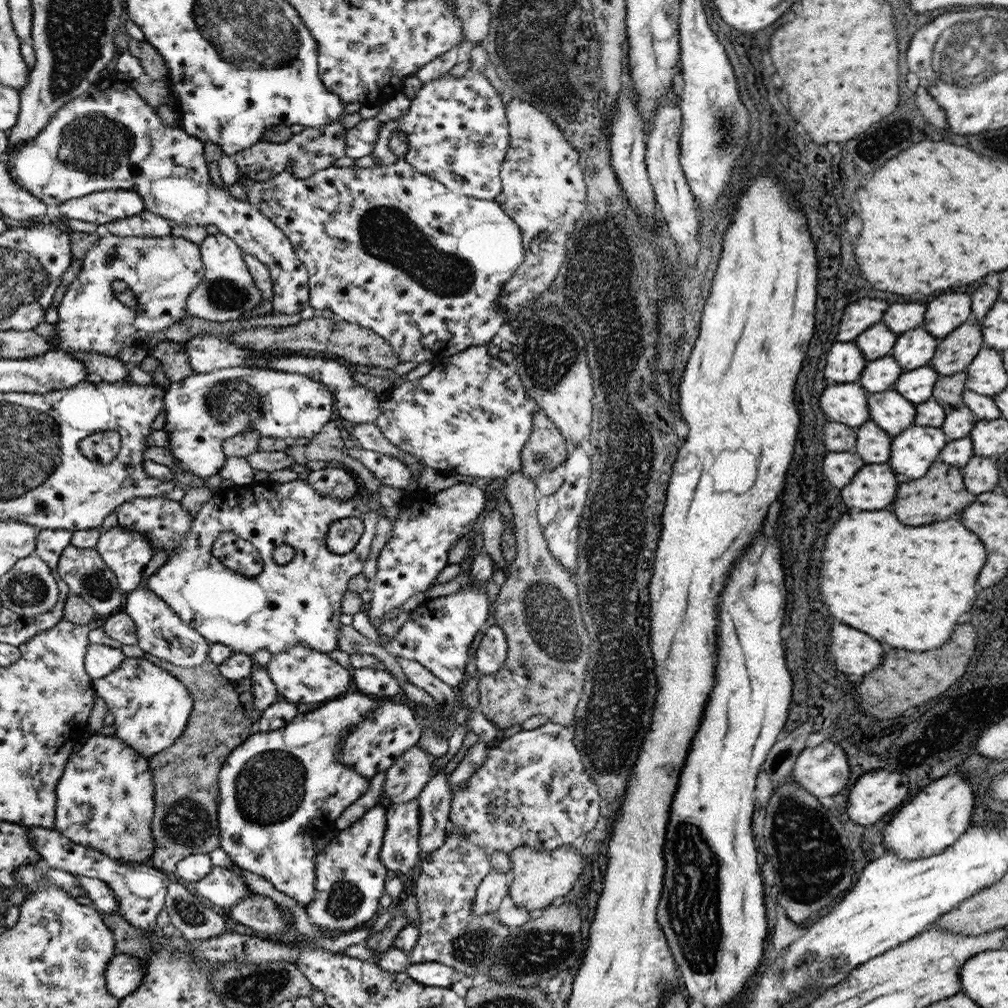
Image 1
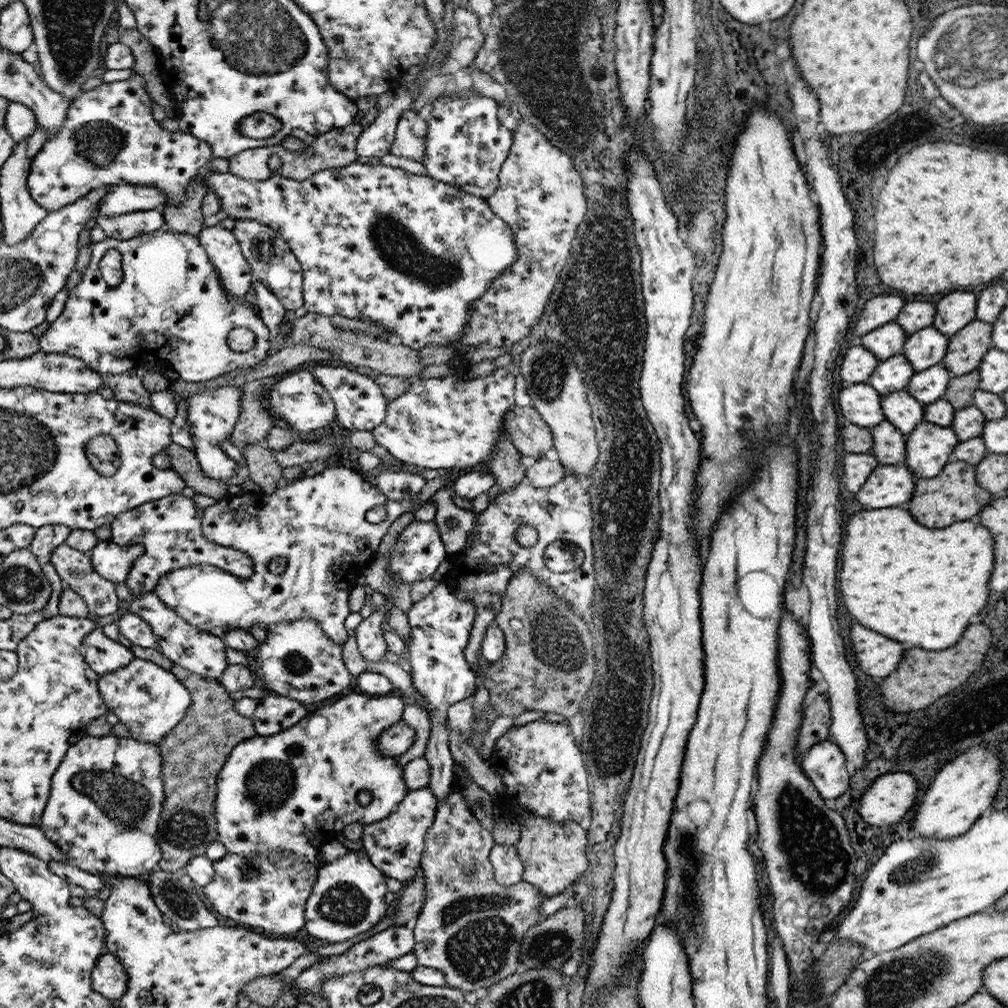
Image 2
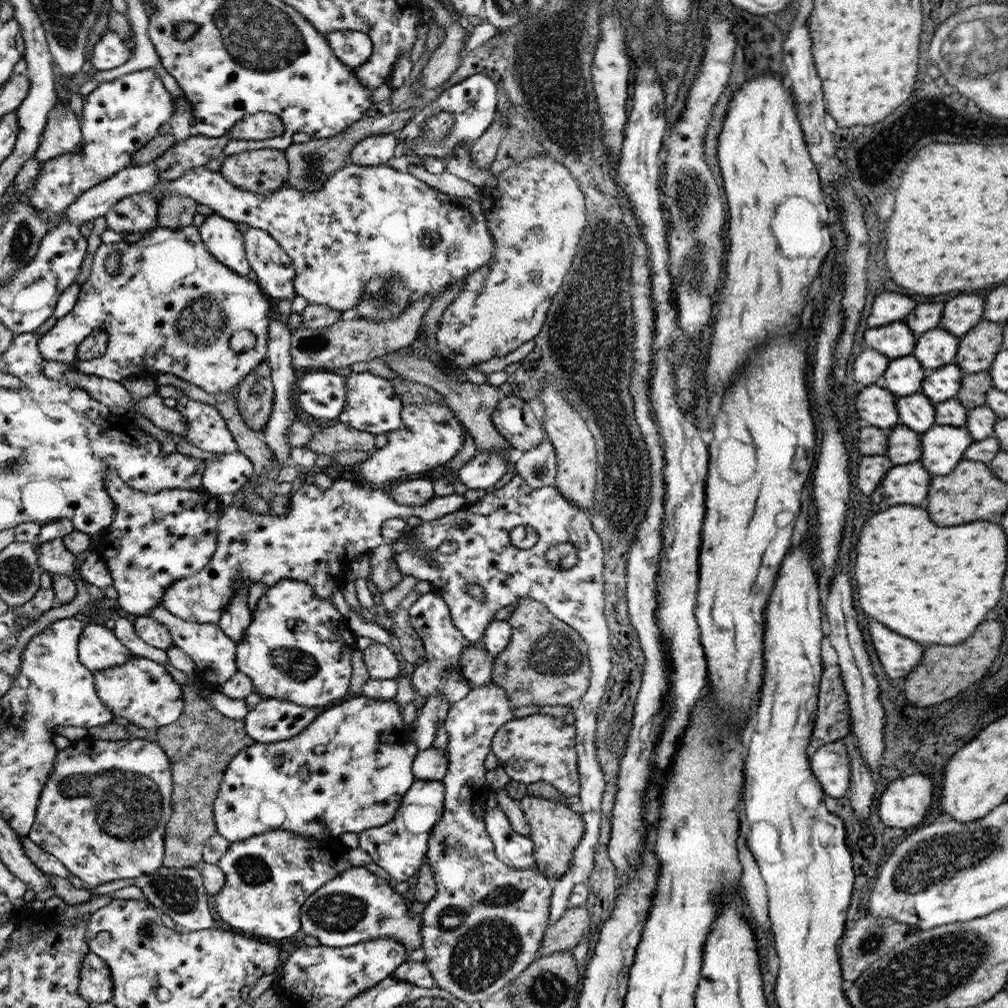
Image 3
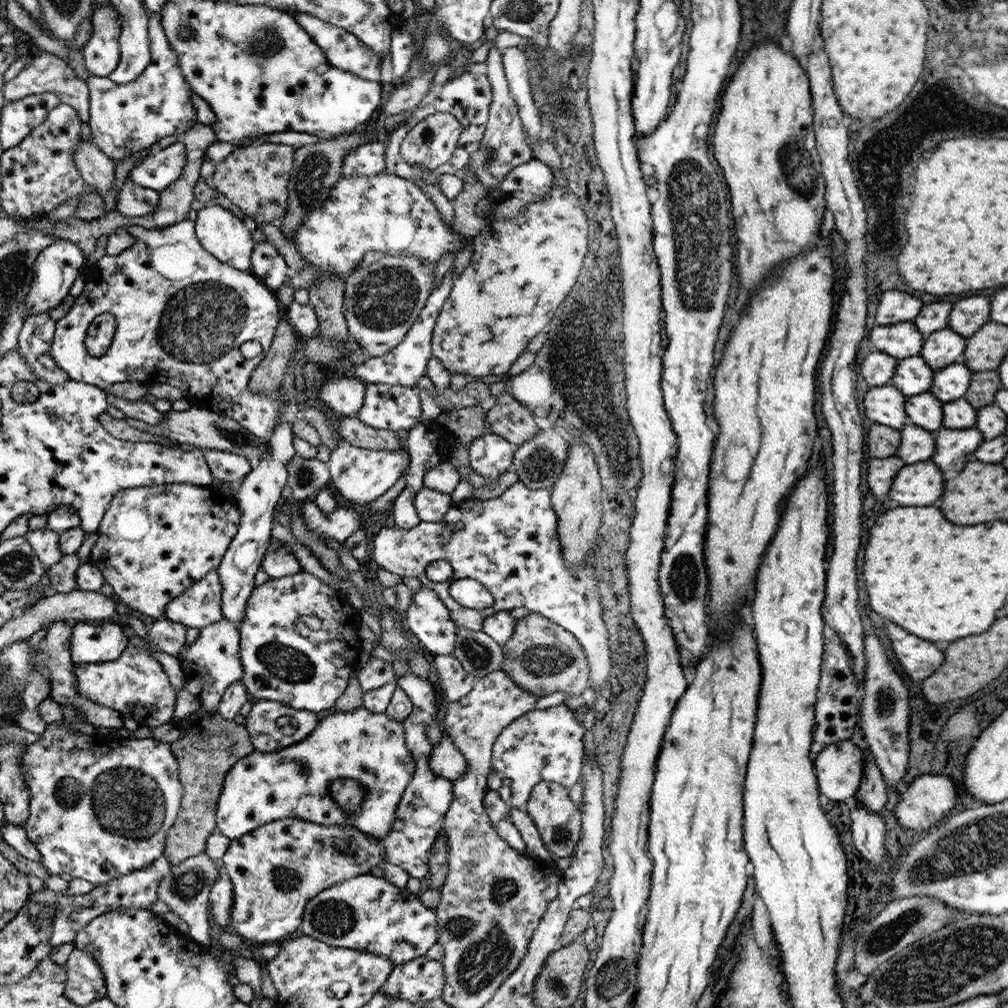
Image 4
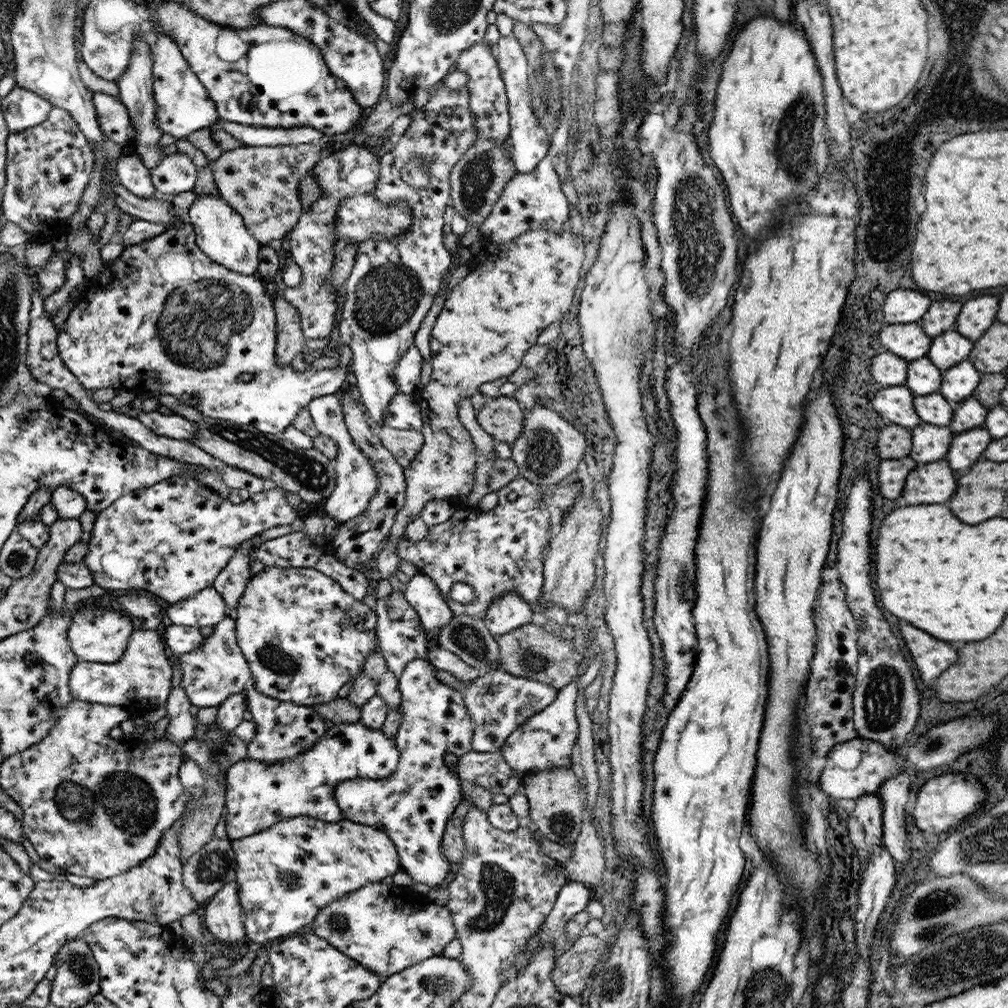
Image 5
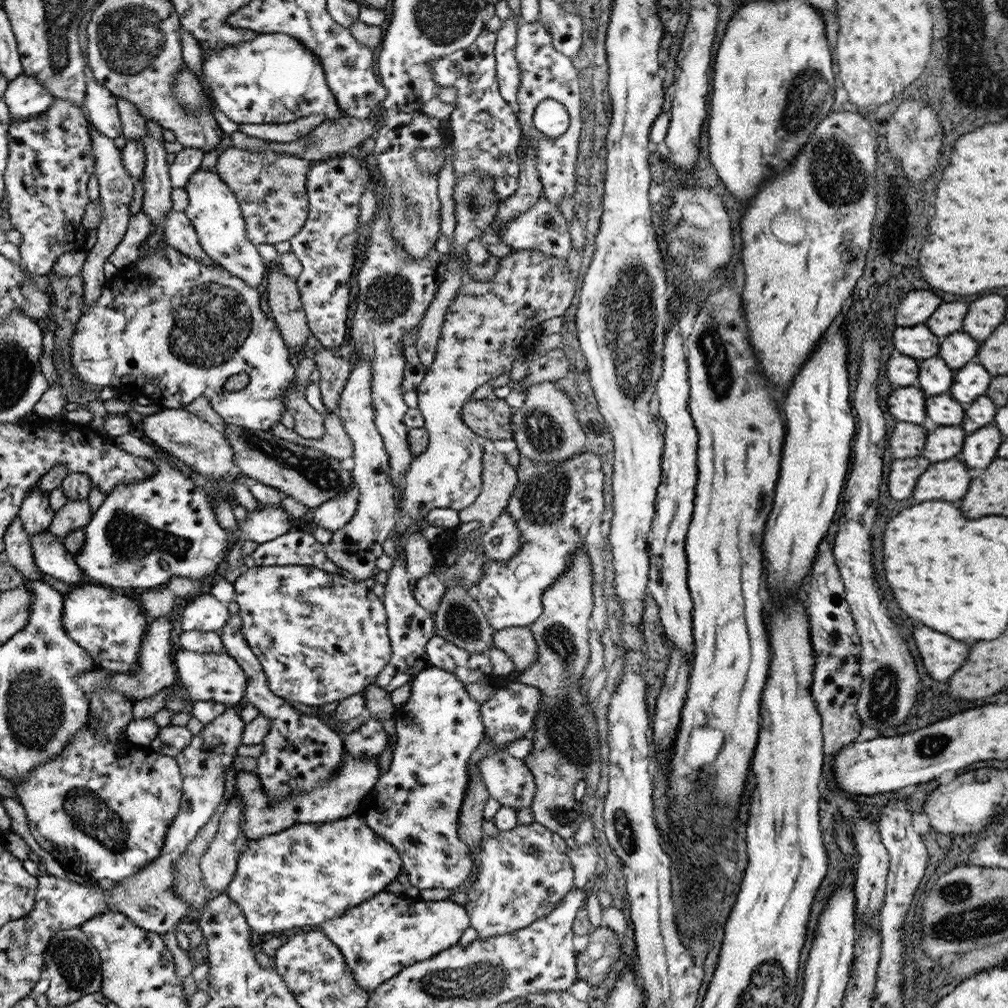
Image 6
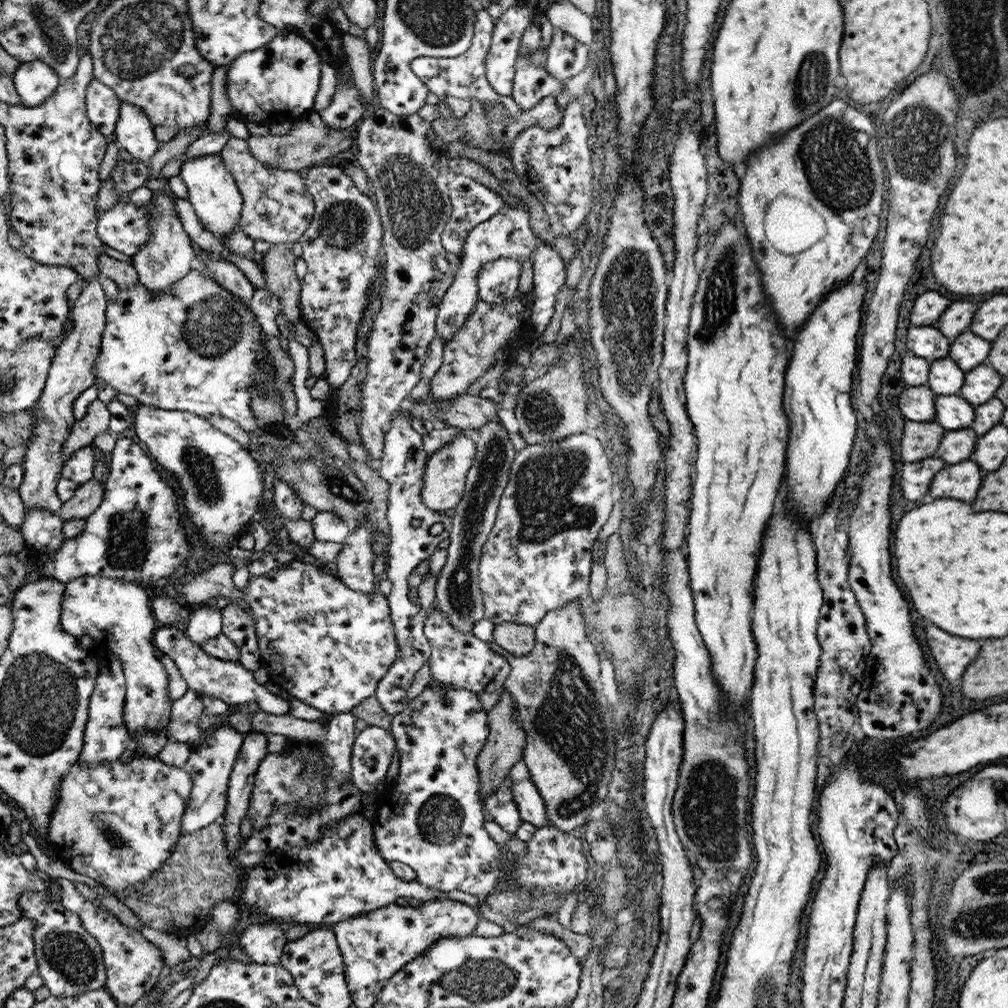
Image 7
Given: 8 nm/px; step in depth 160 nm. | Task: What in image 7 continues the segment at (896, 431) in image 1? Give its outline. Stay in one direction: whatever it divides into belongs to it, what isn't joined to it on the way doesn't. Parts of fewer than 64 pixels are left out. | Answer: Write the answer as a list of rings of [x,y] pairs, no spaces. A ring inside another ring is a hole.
[[[958,395],[935,397],[935,420],[946,431],[965,429],[975,421],[975,406]]]

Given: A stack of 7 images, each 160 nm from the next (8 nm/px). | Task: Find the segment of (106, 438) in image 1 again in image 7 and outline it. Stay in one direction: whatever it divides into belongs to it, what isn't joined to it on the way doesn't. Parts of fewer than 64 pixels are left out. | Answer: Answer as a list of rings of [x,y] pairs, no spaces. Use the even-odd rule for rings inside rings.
[[[123,437],[116,441],[111,452],[110,476],[105,485],[105,495],[101,507],[93,512],[86,520],[84,531],[76,538],[66,539],[62,546],[49,555],[42,551],[30,551],[32,569],[38,573],[38,578],[50,578],[70,582],[83,576],[101,576],[122,579],[126,582],[142,583],[157,581],[170,576],[176,568],[188,560],[192,550],[192,540],[186,536],[182,514],[178,512],[178,496],[168,480],[162,480],[156,472],[152,460],[144,454],[144,450],[135,443],[134,439]]]

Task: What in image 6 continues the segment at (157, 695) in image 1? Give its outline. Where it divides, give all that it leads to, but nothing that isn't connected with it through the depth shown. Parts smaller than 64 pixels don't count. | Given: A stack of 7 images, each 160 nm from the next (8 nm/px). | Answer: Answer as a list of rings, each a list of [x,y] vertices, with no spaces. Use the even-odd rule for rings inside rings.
[[[168,617],[157,618],[150,625],[150,630],[145,634],[142,641],[141,655],[138,657],[138,664],[135,670],[131,672],[113,672],[110,670],[103,670],[96,665],[95,668],[89,672],[81,674],[77,678],[77,683],[85,689],[86,696],[97,694],[98,691],[105,691],[106,687],[114,689],[116,692],[121,692],[122,695],[128,697],[130,700],[142,700],[149,696],[158,694],[164,688],[174,684],[176,672],[172,666],[172,648],[170,648],[170,628],[172,624],[168,622]]]

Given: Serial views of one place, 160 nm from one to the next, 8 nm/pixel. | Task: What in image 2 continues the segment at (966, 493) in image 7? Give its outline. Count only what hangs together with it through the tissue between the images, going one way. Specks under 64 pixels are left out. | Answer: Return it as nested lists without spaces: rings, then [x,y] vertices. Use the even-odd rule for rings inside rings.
[[[905,464],[879,465],[855,494],[856,500],[868,508],[900,506],[910,500],[915,481]]]

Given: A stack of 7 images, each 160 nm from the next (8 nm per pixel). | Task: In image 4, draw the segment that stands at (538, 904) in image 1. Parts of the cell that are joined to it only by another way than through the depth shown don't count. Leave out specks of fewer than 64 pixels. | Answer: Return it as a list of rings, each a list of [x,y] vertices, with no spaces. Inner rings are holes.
[[[542,781],[533,788],[529,802],[525,807],[529,817],[536,825],[537,832],[551,852],[552,858],[548,861],[557,862],[558,859],[570,857],[583,837],[582,811],[569,796],[569,789],[561,784]]]

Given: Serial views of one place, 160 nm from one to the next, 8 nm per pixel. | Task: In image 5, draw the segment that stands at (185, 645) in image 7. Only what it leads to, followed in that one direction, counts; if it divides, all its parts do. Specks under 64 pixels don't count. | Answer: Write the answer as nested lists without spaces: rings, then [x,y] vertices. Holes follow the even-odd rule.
[[[229,613],[213,629],[212,635],[206,637],[196,650],[175,657],[183,672],[180,685],[190,702],[199,708],[218,707],[229,696],[243,693],[251,681],[249,664],[237,643],[233,614]]]

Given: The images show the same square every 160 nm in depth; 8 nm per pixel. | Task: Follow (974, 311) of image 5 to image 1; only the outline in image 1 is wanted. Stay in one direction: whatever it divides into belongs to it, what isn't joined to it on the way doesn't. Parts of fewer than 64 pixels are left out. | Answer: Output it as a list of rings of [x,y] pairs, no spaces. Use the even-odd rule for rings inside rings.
[[[944,294],[938,296],[934,304],[928,304],[928,312],[921,327],[940,340],[966,323],[970,312],[968,294]]]

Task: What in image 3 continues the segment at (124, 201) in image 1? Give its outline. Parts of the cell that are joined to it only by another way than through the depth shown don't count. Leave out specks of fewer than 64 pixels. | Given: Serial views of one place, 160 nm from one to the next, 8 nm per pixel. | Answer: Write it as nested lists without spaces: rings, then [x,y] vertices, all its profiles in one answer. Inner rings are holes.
[[[346,164],[334,174],[328,176],[328,180],[324,183],[322,190],[303,192],[303,190],[294,188],[287,182],[277,191],[269,192],[268,194],[259,194],[259,192],[250,192],[249,189],[238,188],[232,181],[226,180],[222,173],[214,172],[213,169],[209,169],[207,166],[194,167],[192,170],[185,172],[180,179],[173,181],[162,180],[160,183],[157,183],[152,190],[149,190],[149,193],[155,196],[158,204],[168,193],[180,193],[190,196],[196,202],[206,204],[206,206],[212,208],[213,212],[217,215],[226,217],[228,220],[234,221],[237,224],[248,224],[250,227],[260,228],[271,233],[274,238],[280,242],[281,247],[289,253],[294,266],[296,266],[296,276],[294,280],[296,293],[303,296],[309,304],[326,305],[337,310],[340,314],[345,310],[352,310],[357,307],[359,300],[365,295],[365,292],[368,291],[369,280],[374,277],[386,279],[387,283],[388,280],[390,280],[390,283],[394,281],[404,281],[404,286],[406,286],[411,294],[411,304],[424,295],[432,295],[434,300],[438,295],[444,294],[444,292],[448,290],[448,286],[453,282],[460,281],[460,286],[462,287],[463,284],[465,284],[465,278],[468,275],[472,275],[474,271],[480,270],[486,263],[489,263],[489,260],[493,259],[496,252],[496,239],[494,239],[492,229],[489,228],[488,219],[481,203],[474,200],[467,201],[464,198],[441,193],[438,189],[429,186],[412,174],[393,169],[389,167],[388,164],[374,166]]]

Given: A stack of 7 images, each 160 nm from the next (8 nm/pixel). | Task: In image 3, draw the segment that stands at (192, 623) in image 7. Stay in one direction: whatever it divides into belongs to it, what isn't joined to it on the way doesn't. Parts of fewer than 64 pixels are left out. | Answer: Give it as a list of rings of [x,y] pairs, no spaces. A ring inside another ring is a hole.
[[[352,478],[332,480],[331,488],[324,492],[311,481],[306,484],[298,483],[290,495],[290,511],[288,515],[281,517],[271,514],[260,515],[232,504],[223,508],[218,524],[216,554],[204,570],[172,584],[165,593],[162,605],[164,609],[188,622],[219,623],[240,585],[246,583],[250,587],[255,582],[264,582],[268,588],[280,582],[282,578],[305,582],[313,588],[318,597],[324,597],[332,602],[335,593],[344,590],[345,580],[351,572],[352,560],[360,554],[370,554],[377,546],[386,542],[382,537],[382,524],[386,520],[391,518],[405,520],[409,516],[417,516],[424,521],[441,519],[442,516],[456,512],[466,505],[465,498],[455,493],[446,497],[436,495],[432,501],[420,506],[404,505],[394,501],[382,488],[372,488]]]

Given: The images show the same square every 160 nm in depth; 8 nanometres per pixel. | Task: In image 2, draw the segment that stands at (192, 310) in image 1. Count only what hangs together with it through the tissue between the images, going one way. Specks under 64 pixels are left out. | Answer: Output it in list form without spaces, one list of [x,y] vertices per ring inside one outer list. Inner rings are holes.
[[[217,224],[205,226],[197,237],[208,251],[225,291],[236,298],[251,295],[254,274],[236,234]]]

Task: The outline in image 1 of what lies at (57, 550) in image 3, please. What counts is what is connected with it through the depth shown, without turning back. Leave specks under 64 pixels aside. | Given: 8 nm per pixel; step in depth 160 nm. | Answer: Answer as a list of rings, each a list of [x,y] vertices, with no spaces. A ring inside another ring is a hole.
[[[72,544],[67,546],[62,551],[57,564],[57,577],[68,585],[70,593],[80,596],[98,614],[116,613],[124,600],[124,592],[116,573],[108,567],[96,548],[78,548]]]

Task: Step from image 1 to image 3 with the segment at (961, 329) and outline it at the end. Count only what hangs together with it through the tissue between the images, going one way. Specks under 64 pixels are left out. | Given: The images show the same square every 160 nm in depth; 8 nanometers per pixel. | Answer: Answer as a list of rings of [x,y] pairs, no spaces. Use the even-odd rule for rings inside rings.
[[[982,320],[959,339],[959,347],[954,363],[964,374],[982,372],[991,368],[995,356],[1001,351],[1003,341],[1003,324]]]

